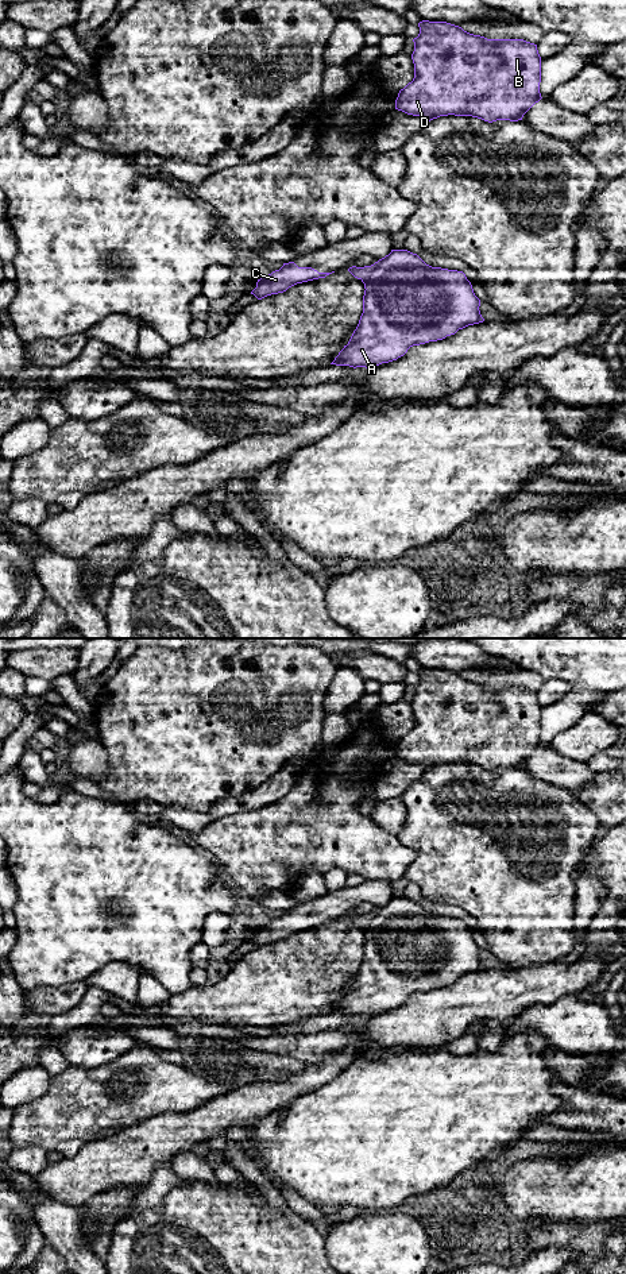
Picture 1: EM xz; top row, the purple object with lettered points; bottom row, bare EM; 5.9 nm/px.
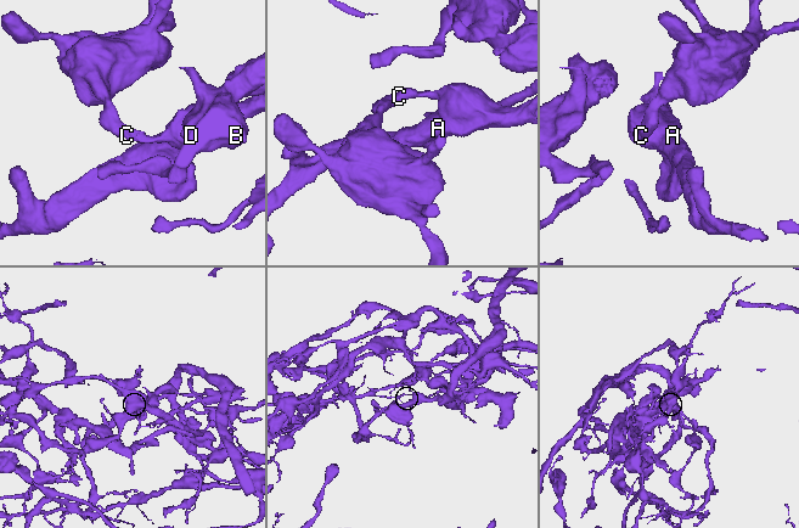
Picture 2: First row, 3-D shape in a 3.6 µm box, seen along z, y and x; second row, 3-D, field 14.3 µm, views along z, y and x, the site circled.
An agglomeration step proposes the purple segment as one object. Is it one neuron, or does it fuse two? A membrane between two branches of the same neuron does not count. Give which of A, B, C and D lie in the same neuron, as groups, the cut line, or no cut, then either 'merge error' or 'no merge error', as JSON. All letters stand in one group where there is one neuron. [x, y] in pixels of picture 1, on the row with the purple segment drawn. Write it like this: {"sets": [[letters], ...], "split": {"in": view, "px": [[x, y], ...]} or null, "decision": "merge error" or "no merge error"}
{"sets": [["A", "B", "C", "D"]], "split": null, "decision": "no merge error"}

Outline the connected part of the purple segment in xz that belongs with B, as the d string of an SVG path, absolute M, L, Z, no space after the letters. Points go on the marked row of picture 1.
M422 20L418 23L420 34L413 39L414 78L399 90L395 109L407 115L422 116L426 121L440 116L472 116L492 123L496 120L522 120L523 115L542 97L541 57L537 45L523 39L487 39L464 31L447 22Z

